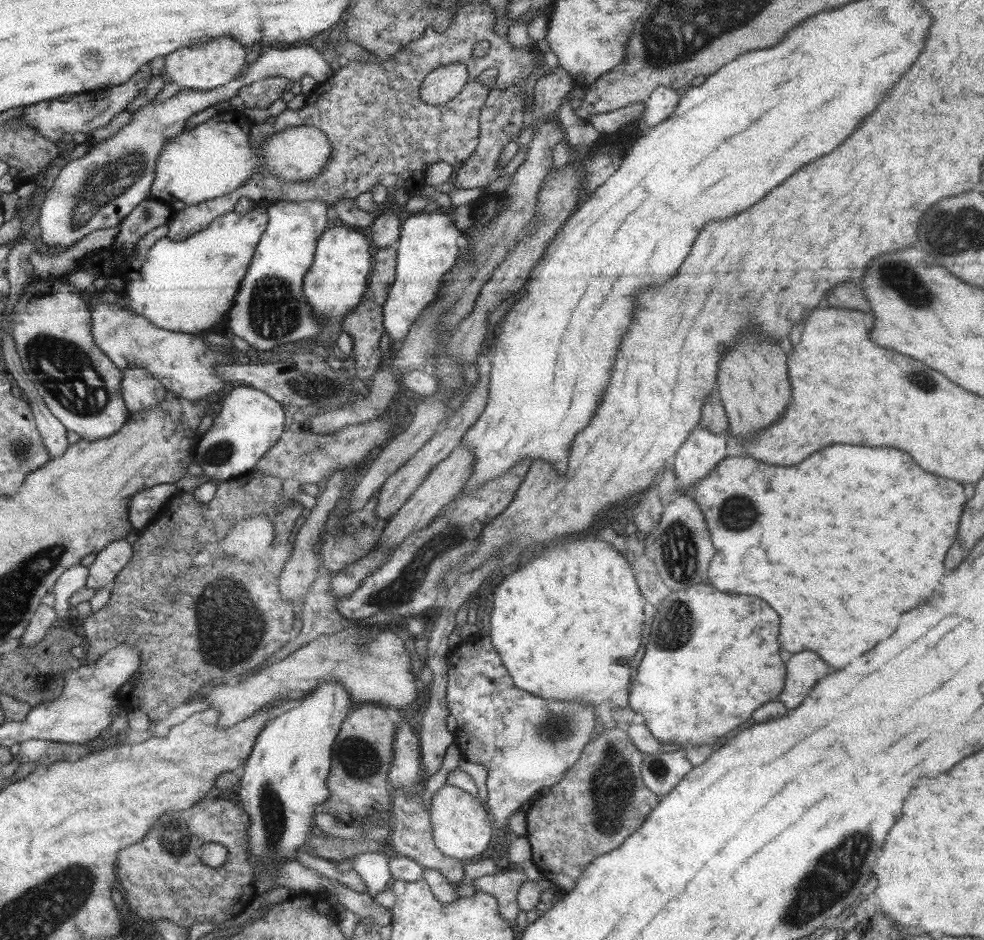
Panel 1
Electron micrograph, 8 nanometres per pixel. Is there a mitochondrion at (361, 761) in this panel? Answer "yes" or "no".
yes

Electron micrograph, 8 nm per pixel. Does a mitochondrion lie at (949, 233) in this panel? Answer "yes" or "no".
yes

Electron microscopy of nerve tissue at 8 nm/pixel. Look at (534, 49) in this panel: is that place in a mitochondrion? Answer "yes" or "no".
no

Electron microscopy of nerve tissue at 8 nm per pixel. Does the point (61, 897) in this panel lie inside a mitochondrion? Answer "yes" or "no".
yes

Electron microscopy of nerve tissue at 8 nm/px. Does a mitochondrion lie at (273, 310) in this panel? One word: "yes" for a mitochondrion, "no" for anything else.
yes

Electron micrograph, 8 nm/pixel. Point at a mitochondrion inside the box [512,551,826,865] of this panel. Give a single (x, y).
(612, 790)

